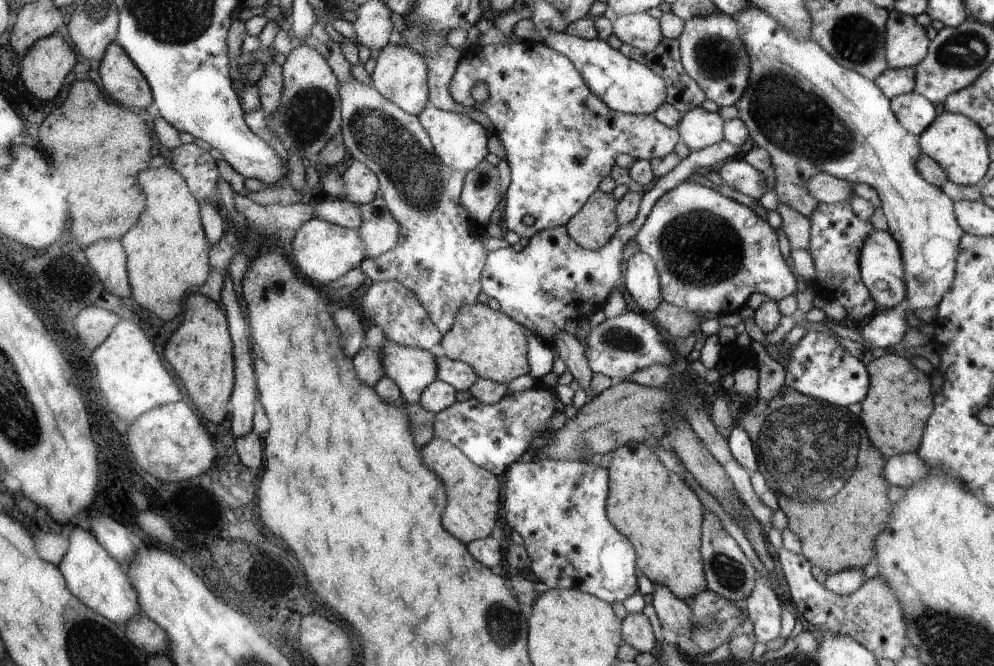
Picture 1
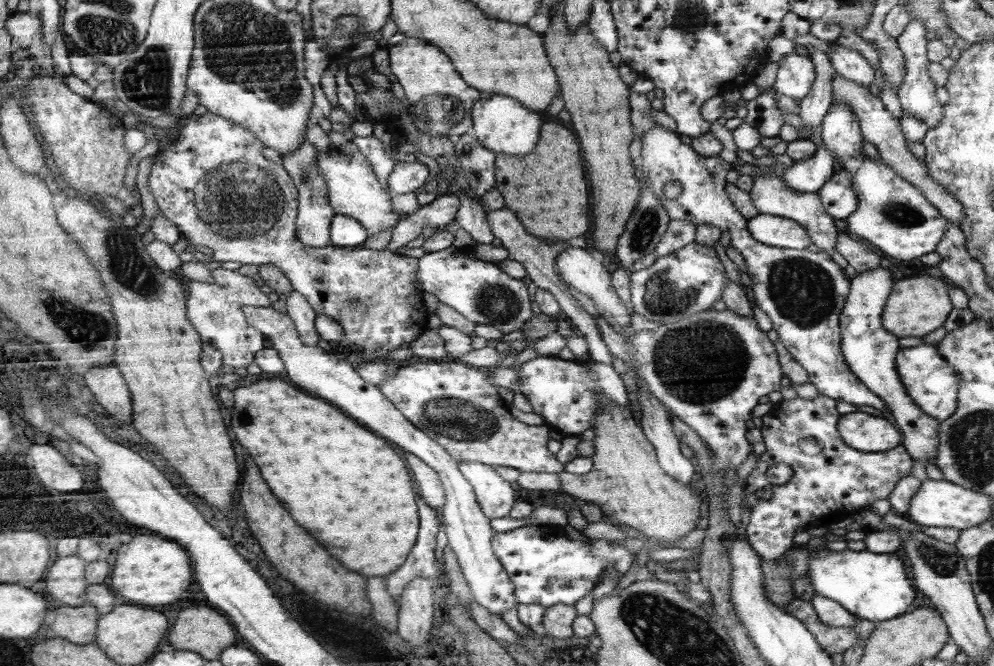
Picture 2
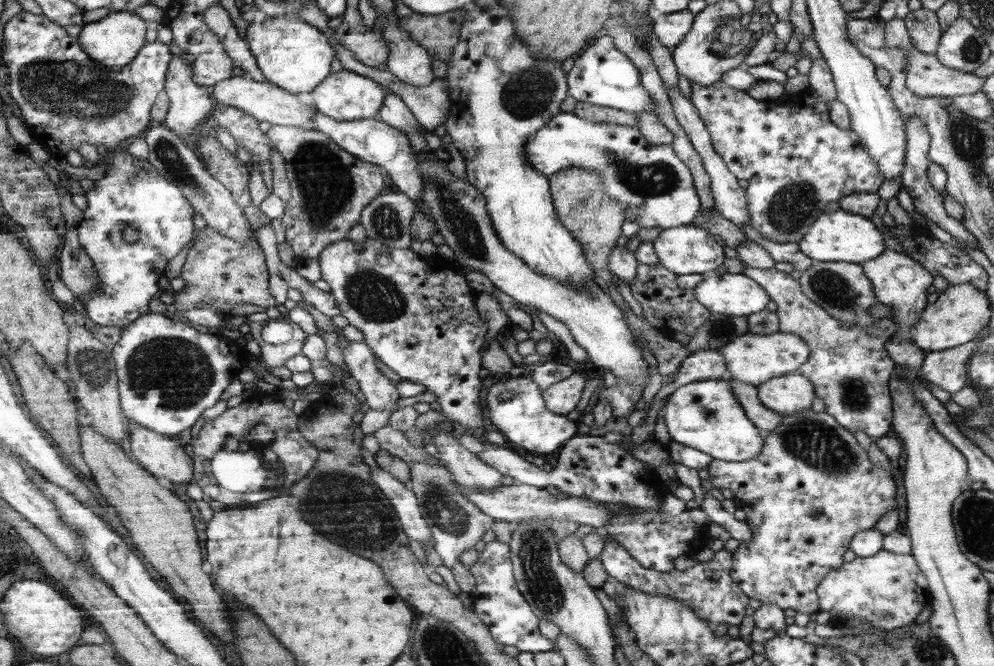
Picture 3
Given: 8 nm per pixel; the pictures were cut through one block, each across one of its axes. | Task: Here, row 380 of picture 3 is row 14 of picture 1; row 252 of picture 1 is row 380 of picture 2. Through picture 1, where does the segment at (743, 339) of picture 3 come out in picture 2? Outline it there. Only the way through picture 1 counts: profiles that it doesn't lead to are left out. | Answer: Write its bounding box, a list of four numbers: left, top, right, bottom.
[898,345,958,420]

